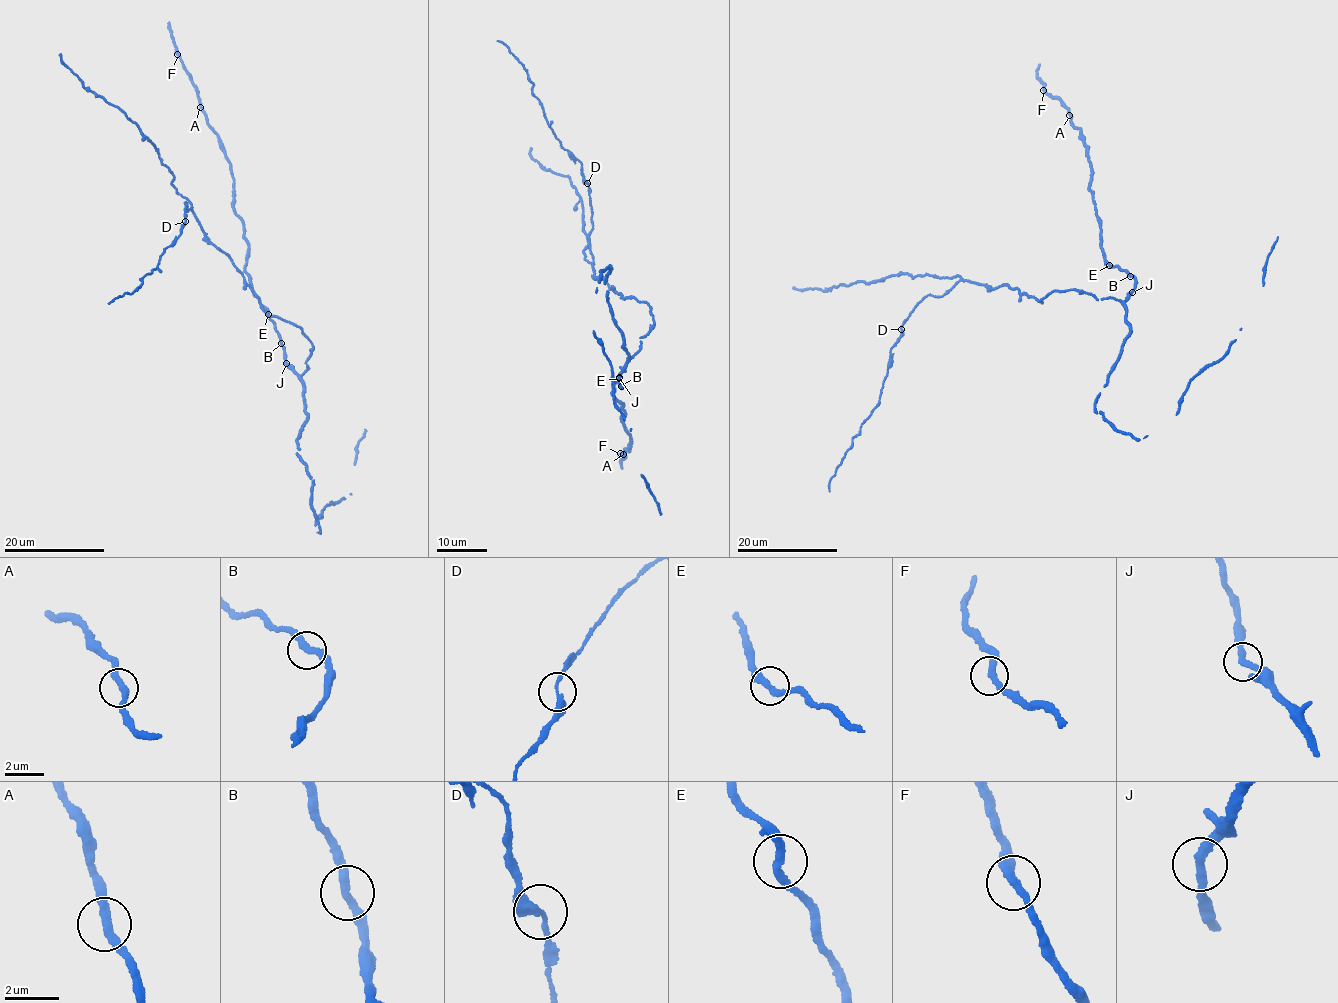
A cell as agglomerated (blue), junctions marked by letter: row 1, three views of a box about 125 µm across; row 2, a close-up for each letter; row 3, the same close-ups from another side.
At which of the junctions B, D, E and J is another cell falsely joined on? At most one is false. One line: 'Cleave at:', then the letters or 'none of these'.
Cleave at: none of these

